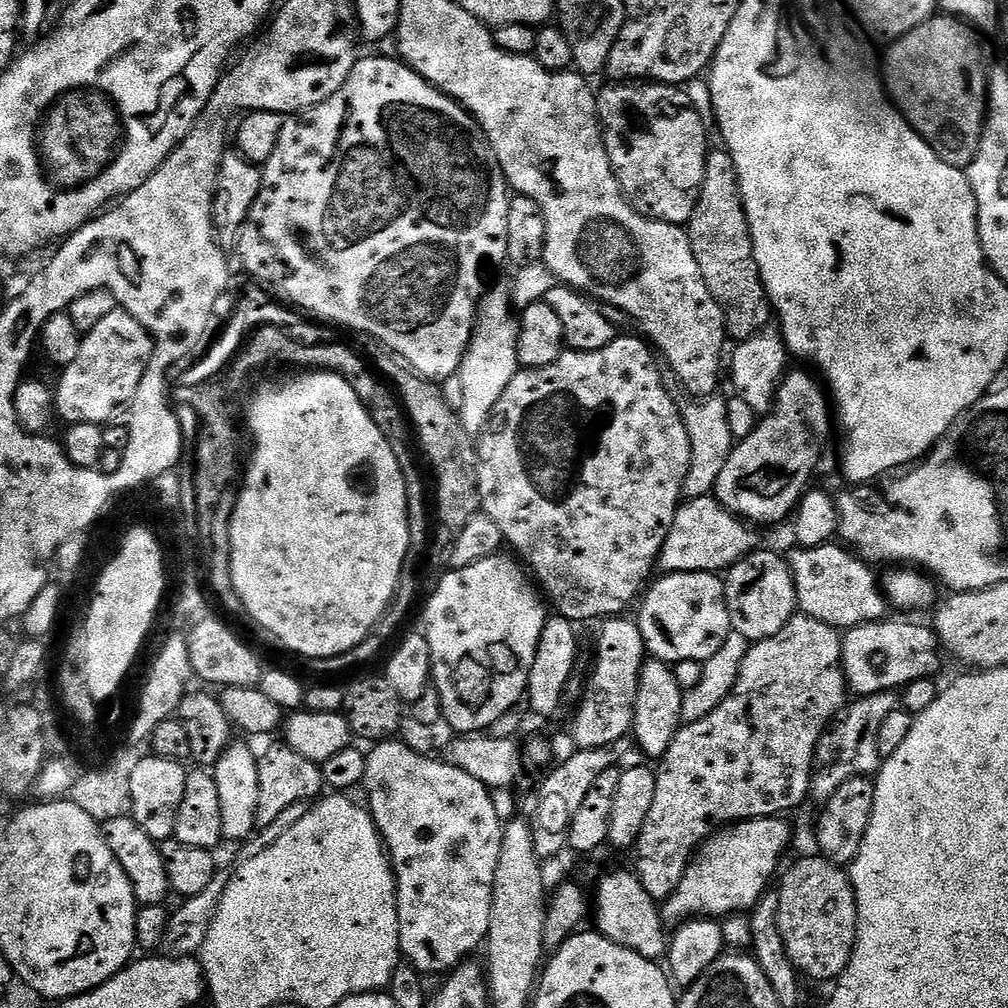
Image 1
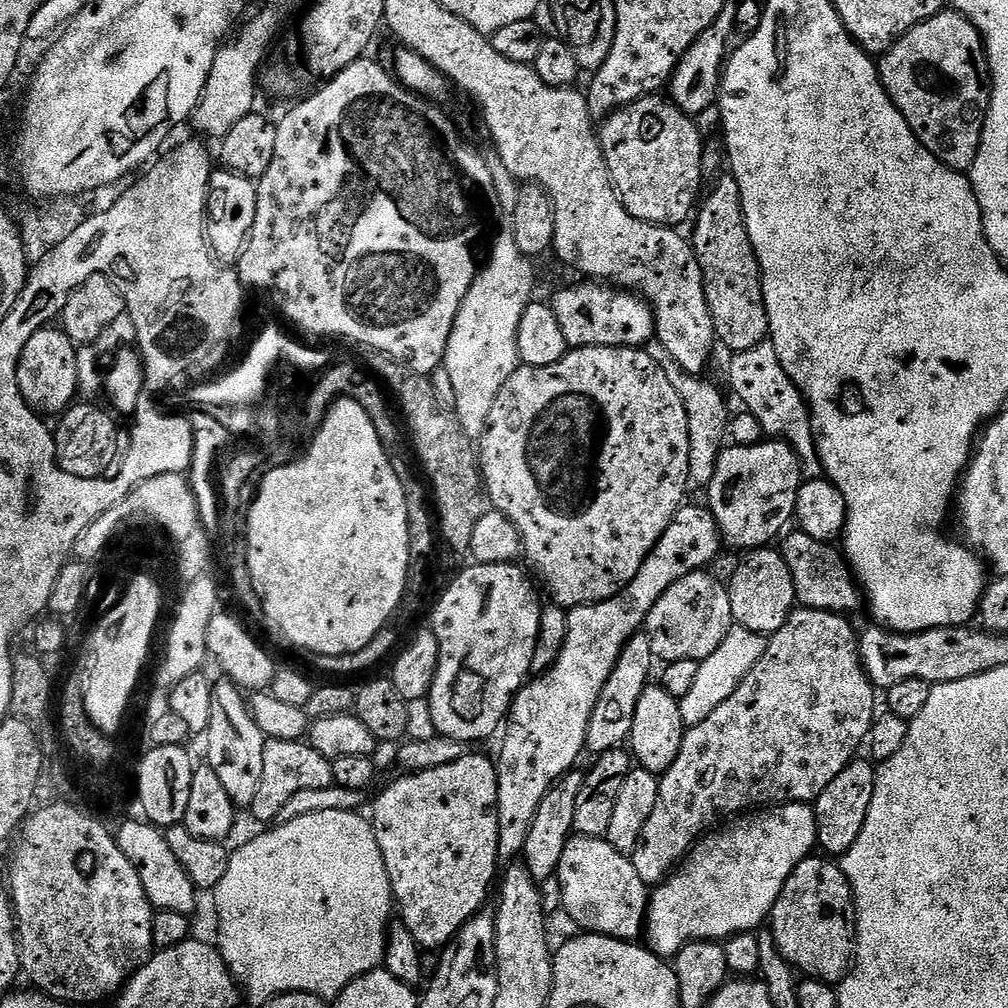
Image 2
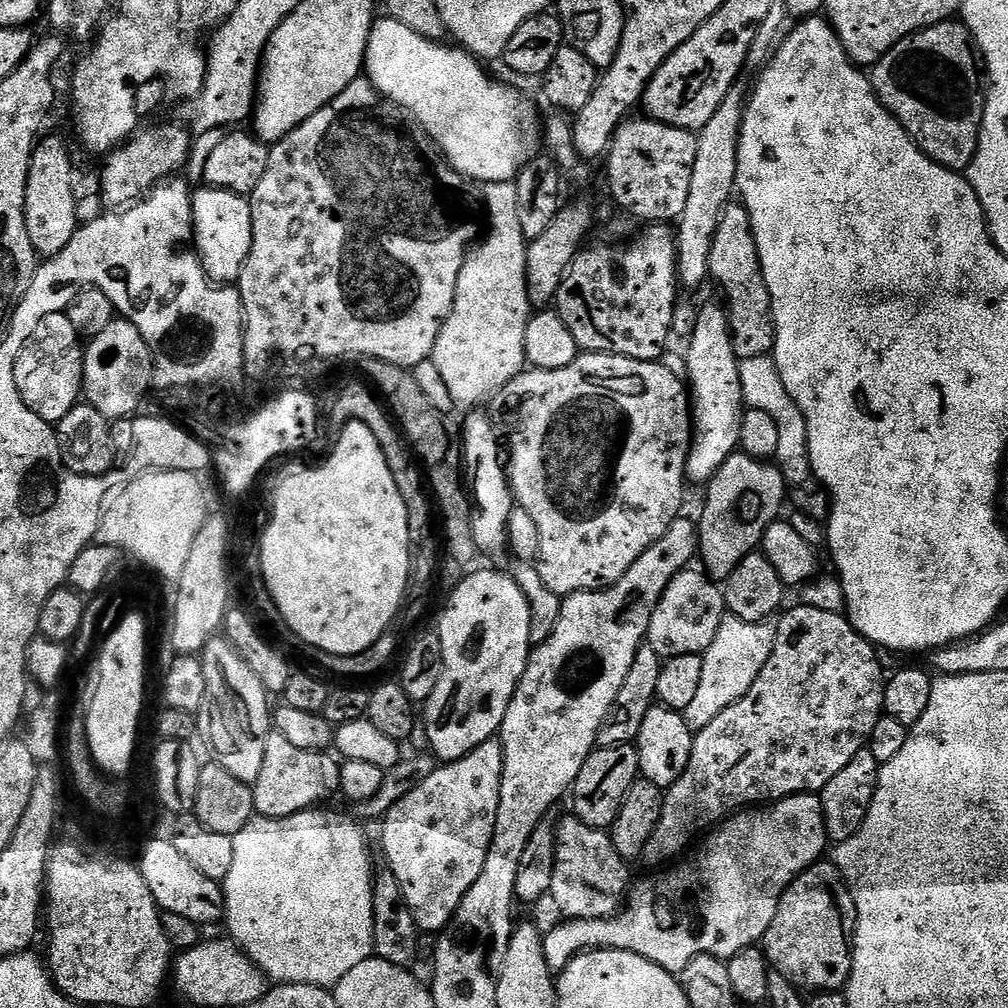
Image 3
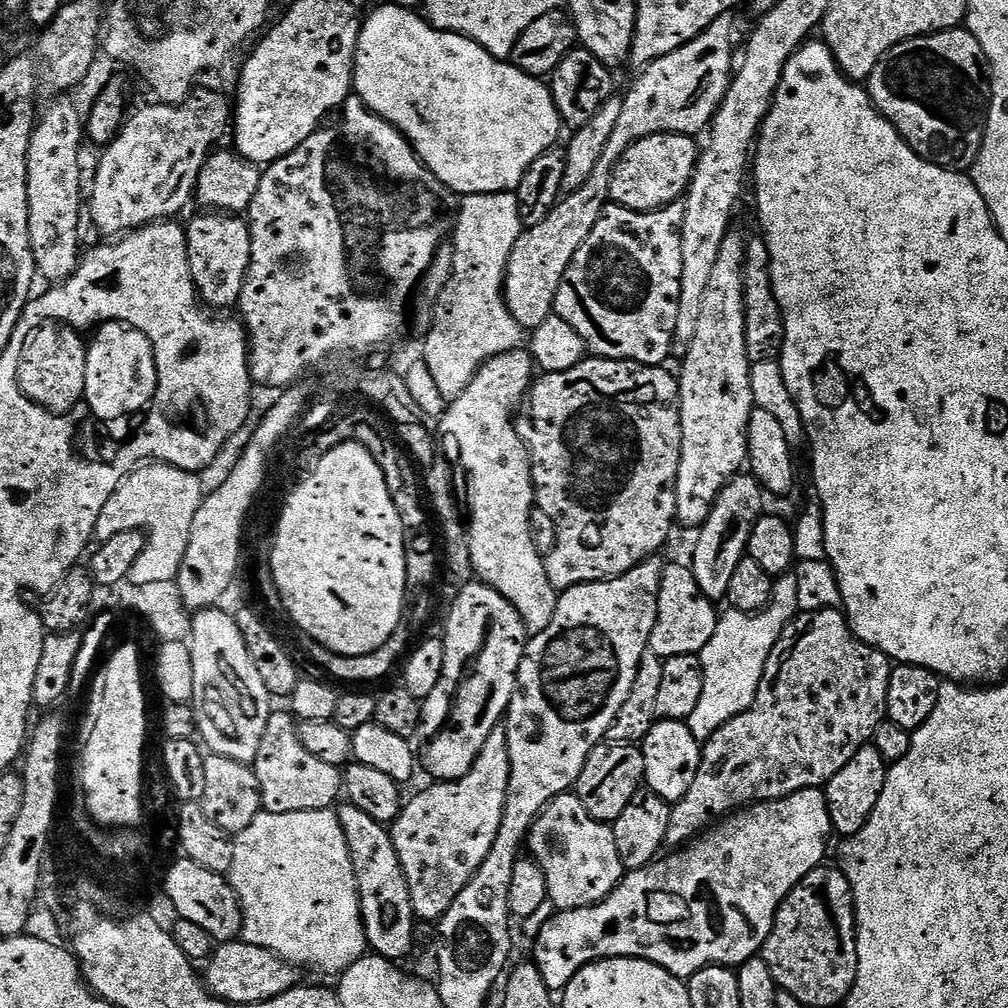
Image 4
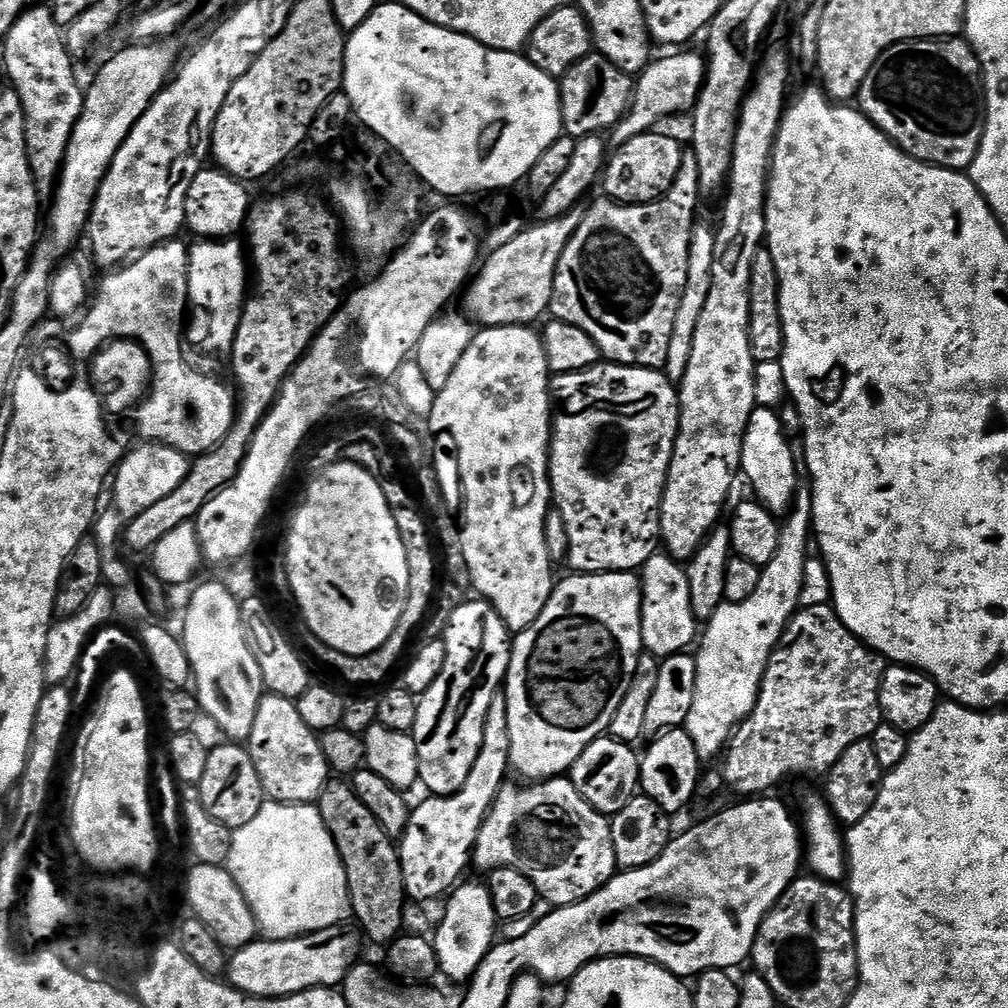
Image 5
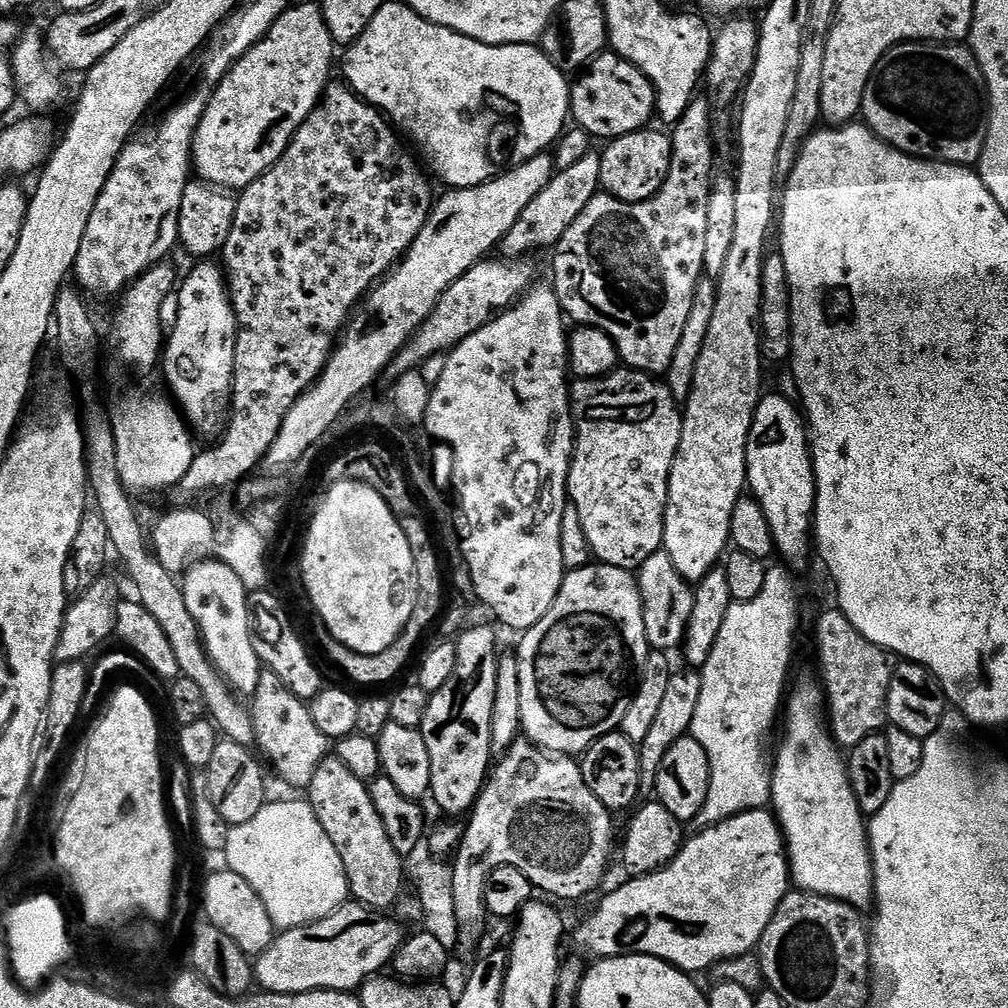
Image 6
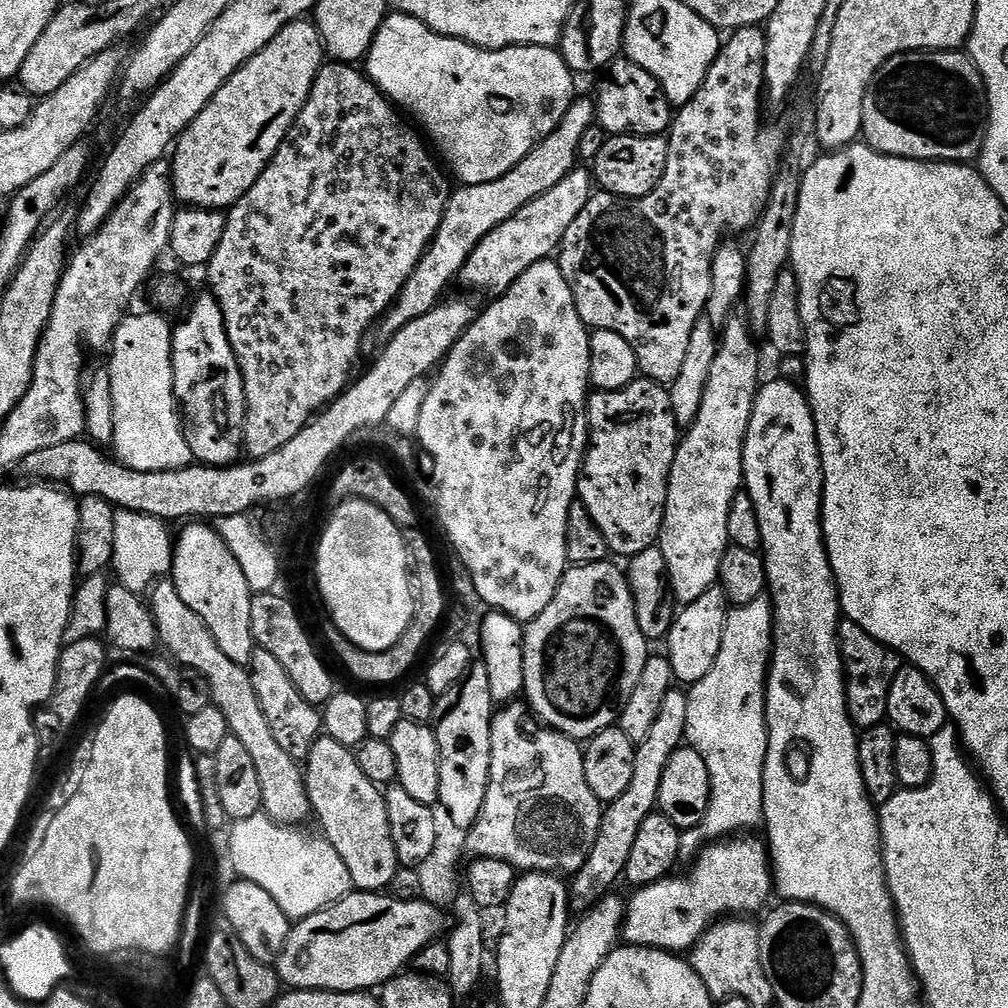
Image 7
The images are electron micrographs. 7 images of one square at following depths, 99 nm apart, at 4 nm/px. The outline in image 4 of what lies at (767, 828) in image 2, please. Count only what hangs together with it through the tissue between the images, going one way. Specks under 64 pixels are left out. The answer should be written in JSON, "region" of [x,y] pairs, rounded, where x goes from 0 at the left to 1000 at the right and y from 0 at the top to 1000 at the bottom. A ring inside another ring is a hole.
{"region":[[[812,782],[792,784],[788,788],[778,790],[774,794],[759,794],[753,798],[739,800],[717,811],[713,815],[705,818],[697,827],[689,830],[686,835],[678,838],[668,849],[660,848],[652,851],[639,861],[624,864],[615,877],[600,893],[594,893],[586,897],[584,901],[565,901],[553,904],[553,909],[548,909],[536,921],[532,929],[532,948],[530,955],[536,960],[538,970],[542,974],[545,984],[549,986],[559,985],[560,979],[583,956],[589,956],[593,952],[612,952],[615,948],[624,948],[627,952],[644,952],[647,956],[660,960],[666,968],[682,970],[692,962],[707,958],[733,958],[739,956],[745,948],[751,947],[757,941],[760,931],[768,919],[770,904],[774,902],[774,896],[810,861],[818,856],[817,848],[821,845],[821,829],[826,828],[823,808],[821,807],[821,794],[816,785]]]}

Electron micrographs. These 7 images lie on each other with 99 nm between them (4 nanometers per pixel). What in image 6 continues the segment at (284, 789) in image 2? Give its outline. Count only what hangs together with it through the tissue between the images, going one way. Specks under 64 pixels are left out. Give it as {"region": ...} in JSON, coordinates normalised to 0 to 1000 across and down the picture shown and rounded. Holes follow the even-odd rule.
{"region":[[[262,665],[256,673],[256,681],[248,692],[248,705],[254,729],[253,741],[262,745],[261,753],[270,757],[270,762],[290,782],[305,783],[312,772],[312,764],[327,749],[327,735],[308,712],[303,695],[298,694],[276,673],[276,669]]]}

